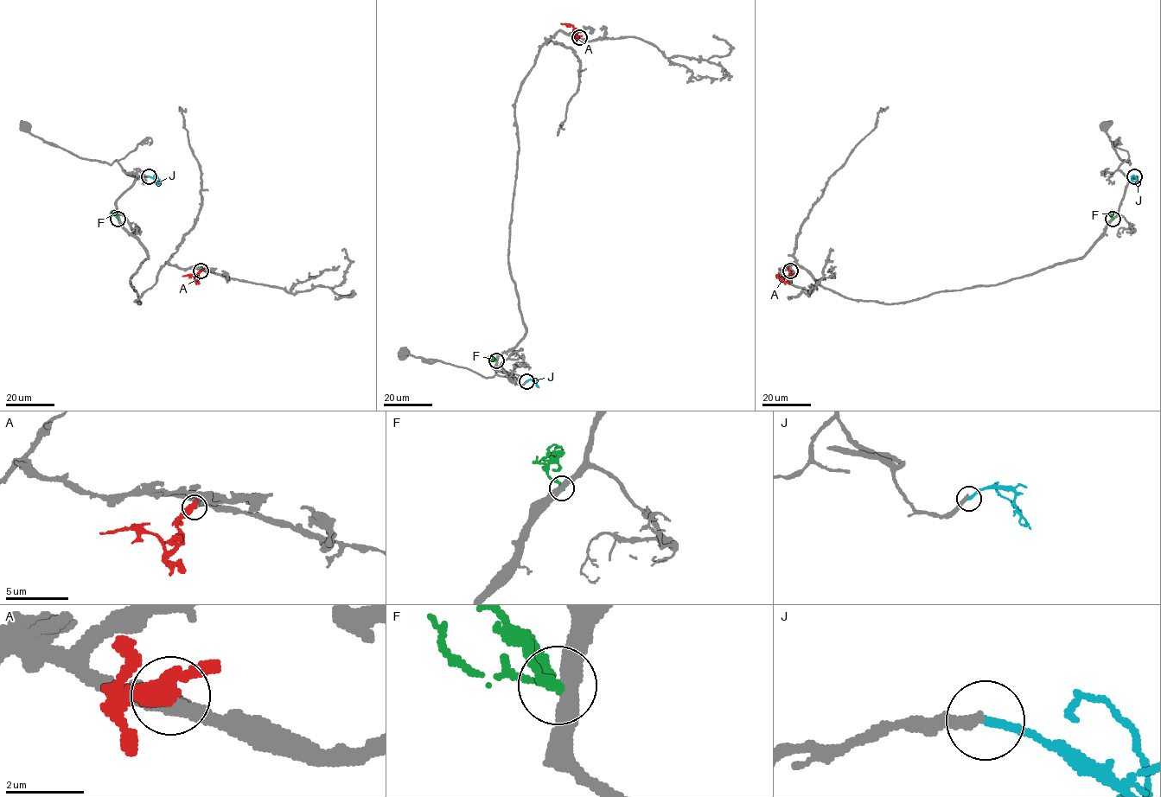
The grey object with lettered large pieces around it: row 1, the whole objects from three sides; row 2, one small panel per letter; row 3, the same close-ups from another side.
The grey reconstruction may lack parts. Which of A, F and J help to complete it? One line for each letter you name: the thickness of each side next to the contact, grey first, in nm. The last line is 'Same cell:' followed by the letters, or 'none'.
Same cell: none

